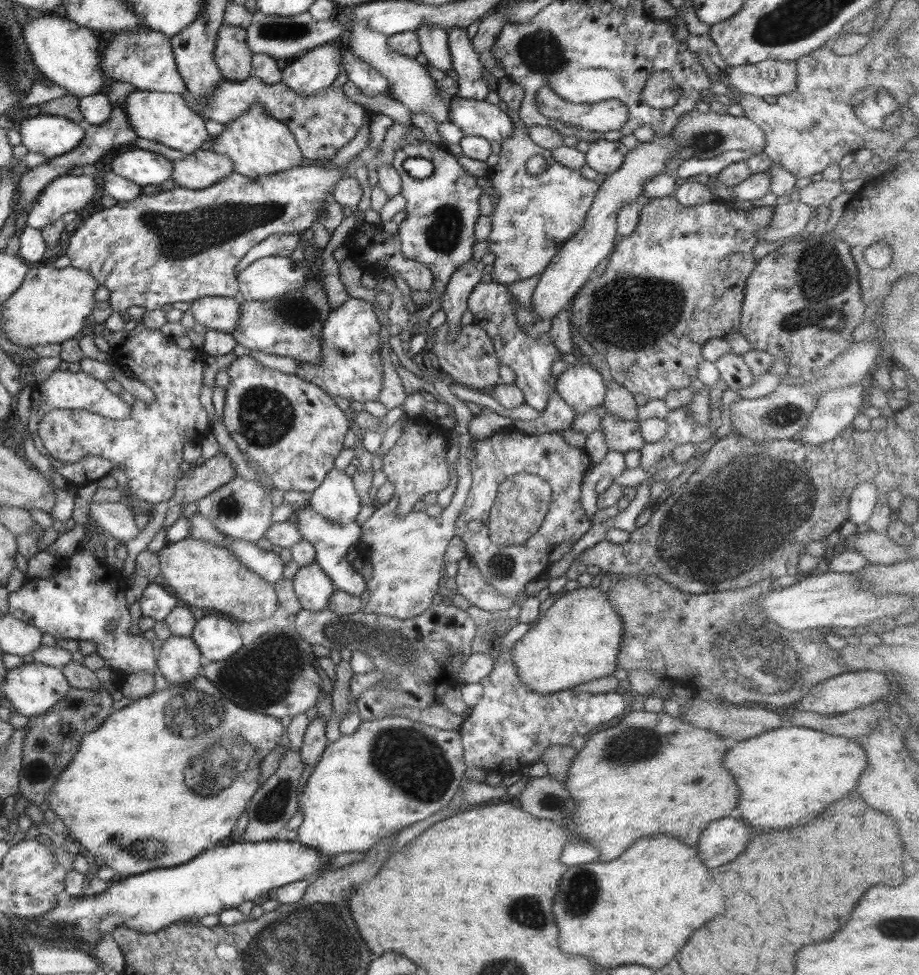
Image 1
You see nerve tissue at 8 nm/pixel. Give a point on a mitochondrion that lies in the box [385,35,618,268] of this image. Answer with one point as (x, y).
(443, 232)

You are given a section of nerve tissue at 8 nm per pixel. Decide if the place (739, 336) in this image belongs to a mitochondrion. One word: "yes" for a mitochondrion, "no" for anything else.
no

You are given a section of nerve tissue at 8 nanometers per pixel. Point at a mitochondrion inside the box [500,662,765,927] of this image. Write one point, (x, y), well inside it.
(636, 744)

